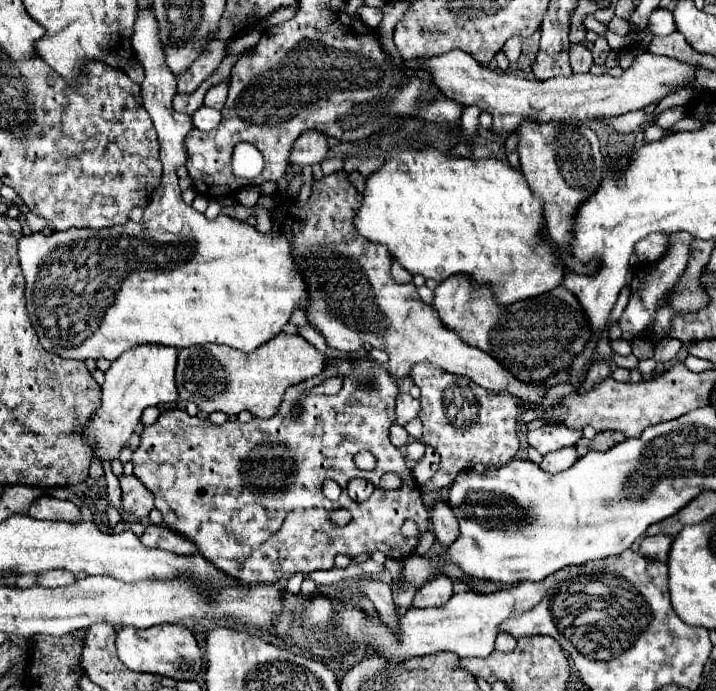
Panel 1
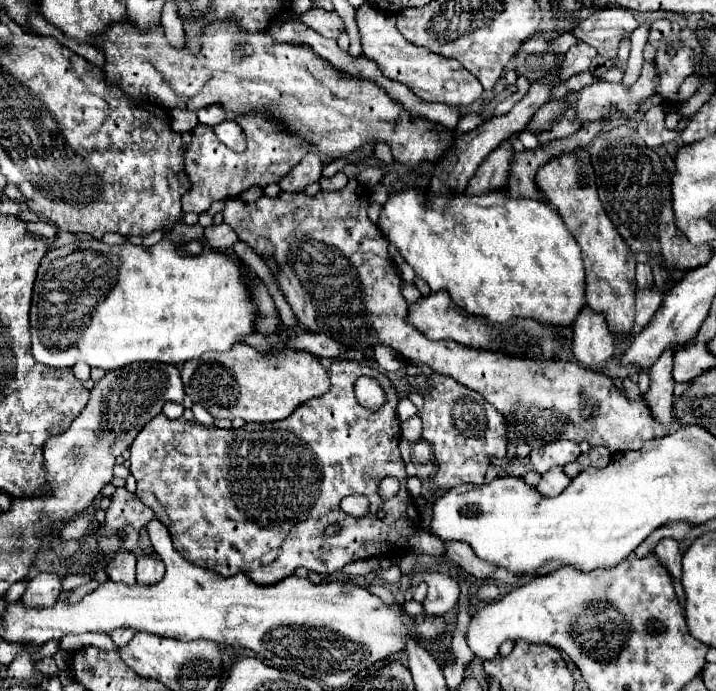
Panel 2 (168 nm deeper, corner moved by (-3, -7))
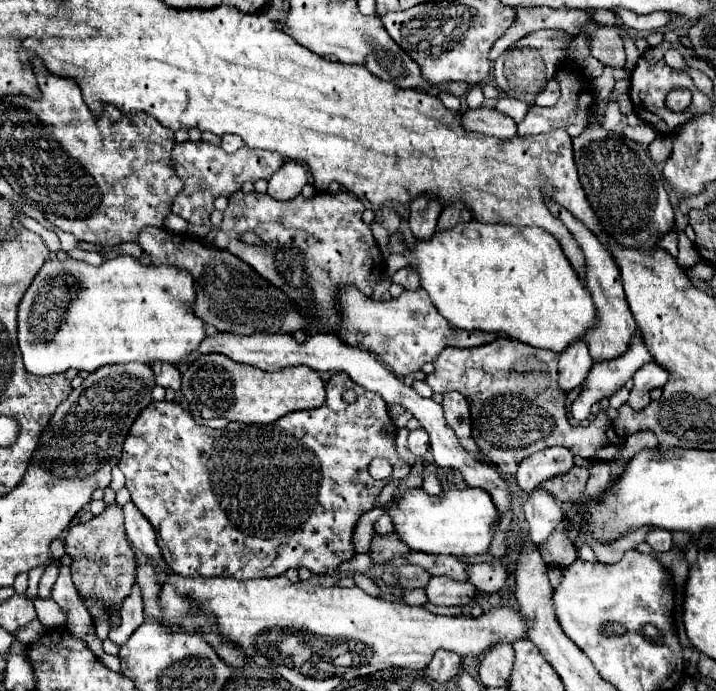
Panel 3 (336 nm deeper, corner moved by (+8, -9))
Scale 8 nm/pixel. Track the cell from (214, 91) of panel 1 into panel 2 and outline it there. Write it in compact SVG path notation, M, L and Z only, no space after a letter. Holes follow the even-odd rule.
M211 105L211 107L201 109L201 111L197 113L197 117L199 117L199 123L209 125L209 127L215 127L215 125L219 125L219 123L223 123L223 121L227 119L223 107L219 107L219 105Z

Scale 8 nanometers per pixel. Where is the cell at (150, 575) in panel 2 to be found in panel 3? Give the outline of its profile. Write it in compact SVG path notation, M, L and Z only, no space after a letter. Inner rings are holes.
M138 583L132 585L132 593L122 601L120 615L122 615L120 627L112 629L110 635L108 635L116 645L122 645L124 641L128 641L128 637L134 633L134 629L138 629L142 625L142 621L146 619L144 597L142 597L142 591L140 591Z

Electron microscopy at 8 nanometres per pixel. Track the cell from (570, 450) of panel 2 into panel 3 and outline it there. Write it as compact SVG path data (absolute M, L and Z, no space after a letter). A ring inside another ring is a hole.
M548 447L526 457L516 473L516 481L524 491L532 491L536 485L546 481L552 475L566 473L574 465L570 449L564 447Z

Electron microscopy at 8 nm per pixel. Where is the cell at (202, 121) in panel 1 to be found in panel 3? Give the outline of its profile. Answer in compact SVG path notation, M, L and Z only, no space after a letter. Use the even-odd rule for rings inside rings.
M226 133L220 137L220 147L226 151L226 153L234 153L236 149L240 149L244 145L244 141L232 133Z

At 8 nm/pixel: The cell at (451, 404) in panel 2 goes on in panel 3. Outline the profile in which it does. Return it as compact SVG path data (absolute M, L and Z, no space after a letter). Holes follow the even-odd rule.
M448 391L442 399L442 409L448 425L454 429L458 439L470 439L472 437L472 419L470 419L470 407L468 401L456 393Z

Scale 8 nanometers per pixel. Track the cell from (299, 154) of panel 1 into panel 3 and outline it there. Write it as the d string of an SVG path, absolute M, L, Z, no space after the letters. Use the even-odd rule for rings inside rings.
M288 161L282 165L280 171L276 171L272 175L272 179L268 181L268 195L280 201L288 201L294 199L296 195L300 195L302 187L308 183L308 175L304 165L300 165L298 161Z

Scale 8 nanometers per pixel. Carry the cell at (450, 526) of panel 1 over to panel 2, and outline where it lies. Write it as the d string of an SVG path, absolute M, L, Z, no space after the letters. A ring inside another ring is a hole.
M449 541L445 543L447 547L447 559L451 563L455 563L459 569L467 571L469 575L477 577L477 579L491 579L497 567L491 567L491 563L483 563L481 559L477 559L477 555L471 551L471 547L467 543L461 541Z

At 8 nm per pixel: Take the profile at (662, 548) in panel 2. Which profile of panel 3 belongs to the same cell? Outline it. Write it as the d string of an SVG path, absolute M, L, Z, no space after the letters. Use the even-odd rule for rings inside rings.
M652 529L652 533L648 533L646 543L654 551L668 551L672 547L672 533L664 533L664 529Z

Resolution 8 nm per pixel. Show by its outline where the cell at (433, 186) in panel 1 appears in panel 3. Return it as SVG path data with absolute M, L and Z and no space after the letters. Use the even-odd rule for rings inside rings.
M472 219L458 223L452 229L436 231L426 241L404 241L404 257L408 257L408 269L420 275L420 287L430 295L436 309L458 329L506 333L532 347L560 353L570 341L584 337L586 329L594 325L596 311L588 289L570 265L558 239L540 227L516 227L506 223L490 225Z

